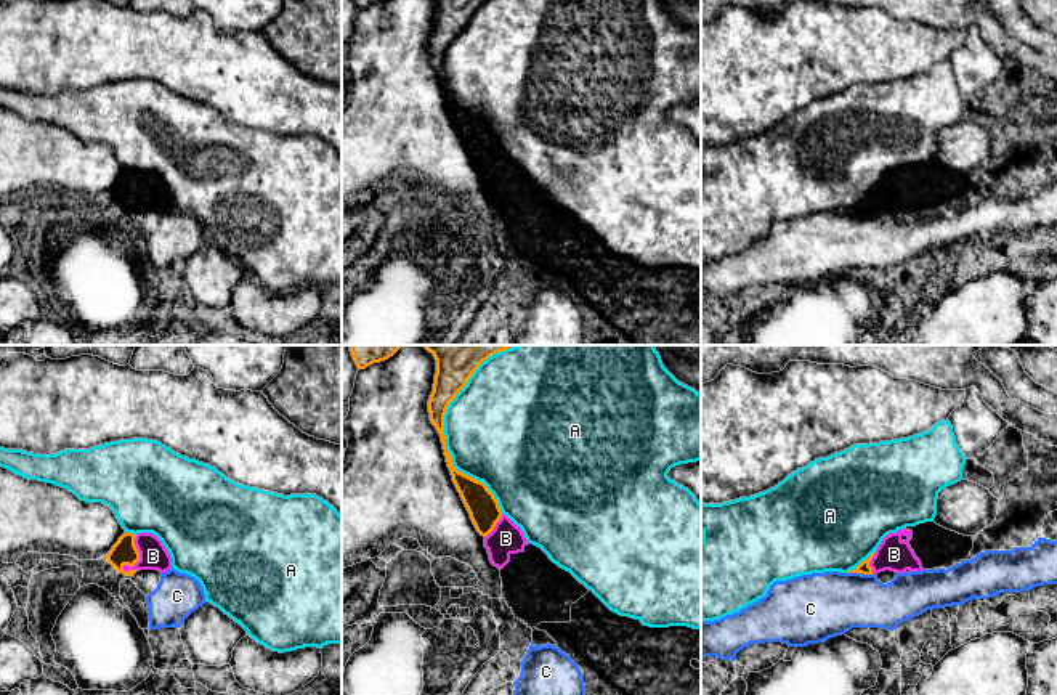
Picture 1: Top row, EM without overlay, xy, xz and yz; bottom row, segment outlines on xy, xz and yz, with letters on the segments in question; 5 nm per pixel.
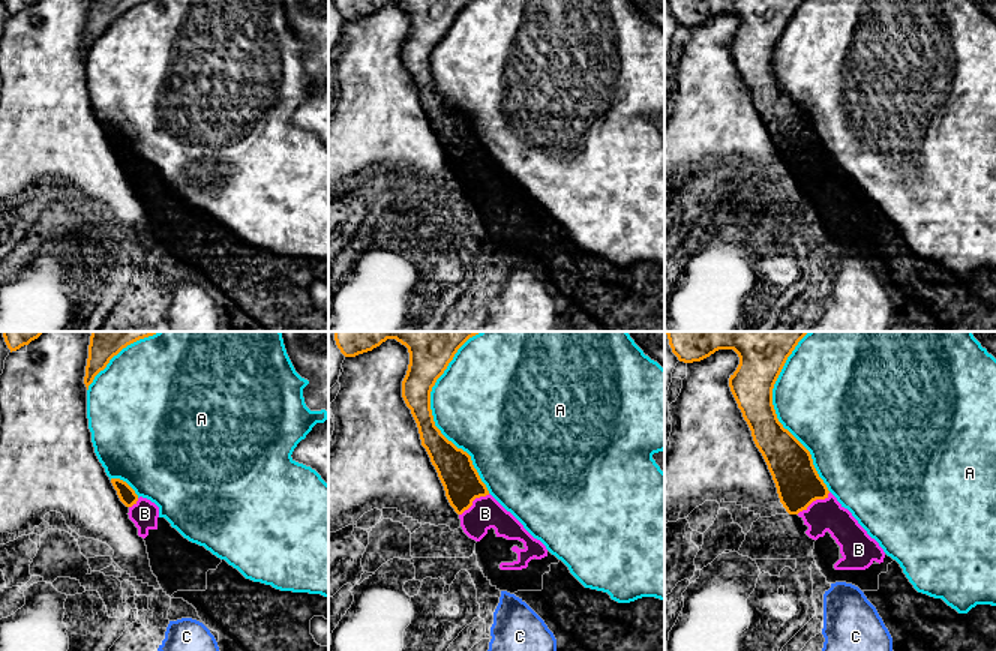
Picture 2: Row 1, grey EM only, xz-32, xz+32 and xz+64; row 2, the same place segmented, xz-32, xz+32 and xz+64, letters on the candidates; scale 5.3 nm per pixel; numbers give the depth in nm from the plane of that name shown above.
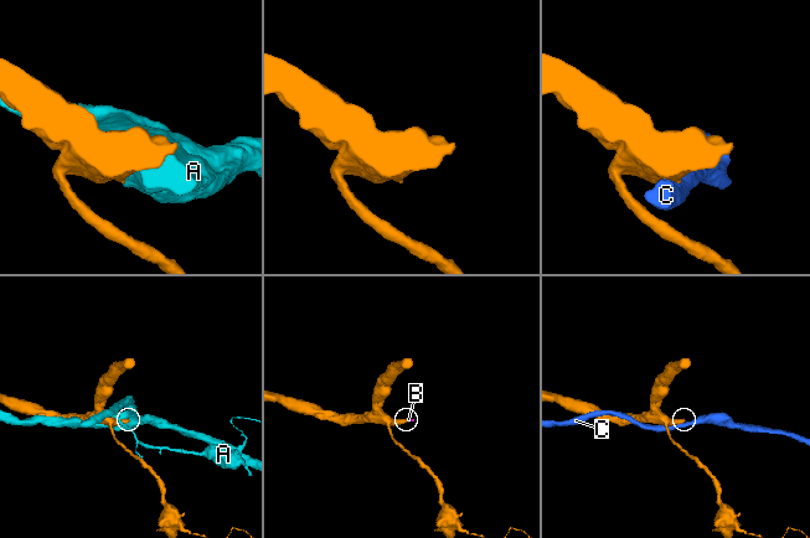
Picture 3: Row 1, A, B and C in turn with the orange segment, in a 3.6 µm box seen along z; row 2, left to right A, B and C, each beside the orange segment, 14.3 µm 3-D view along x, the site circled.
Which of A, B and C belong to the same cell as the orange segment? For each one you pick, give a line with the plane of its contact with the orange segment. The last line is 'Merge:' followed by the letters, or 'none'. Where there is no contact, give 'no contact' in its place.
B: meets orange in xy
Merge: B

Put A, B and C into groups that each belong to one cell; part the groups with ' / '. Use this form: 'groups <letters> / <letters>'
groups A / B / C

